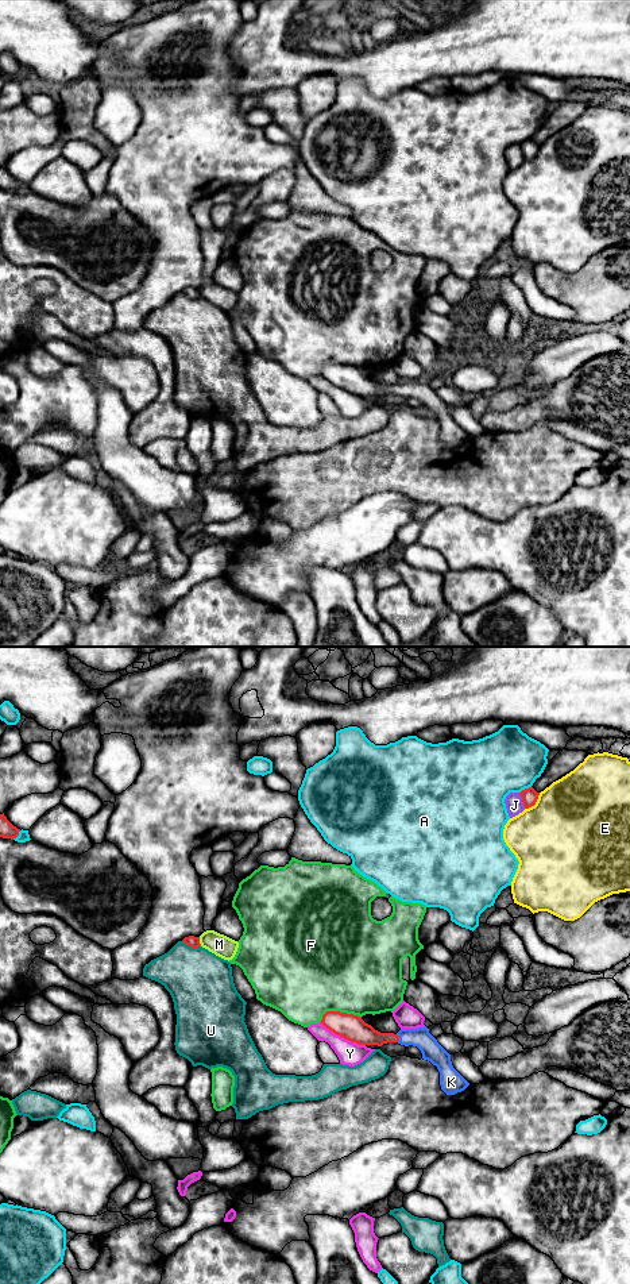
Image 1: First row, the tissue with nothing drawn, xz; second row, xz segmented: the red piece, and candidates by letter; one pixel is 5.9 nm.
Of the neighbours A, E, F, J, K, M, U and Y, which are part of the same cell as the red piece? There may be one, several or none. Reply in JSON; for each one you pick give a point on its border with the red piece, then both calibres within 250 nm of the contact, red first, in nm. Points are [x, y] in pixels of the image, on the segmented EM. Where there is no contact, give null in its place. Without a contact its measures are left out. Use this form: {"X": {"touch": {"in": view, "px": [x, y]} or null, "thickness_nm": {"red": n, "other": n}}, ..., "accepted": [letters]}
{"K": {"touch": {"in": "xz", "px": [398, 1038]}, "thickness_nm": {"red": 140, "other": 120}}, "accepted": ["K"]}

